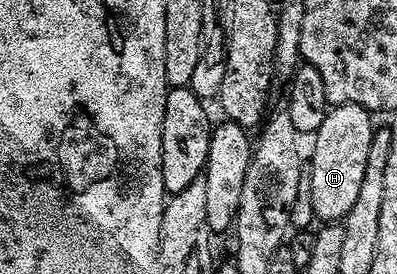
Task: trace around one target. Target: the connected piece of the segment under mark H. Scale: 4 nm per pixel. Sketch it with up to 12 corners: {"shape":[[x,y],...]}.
{"shape":[[331,105],[312,136],[312,208],[341,222],[360,193],[376,129]]}

